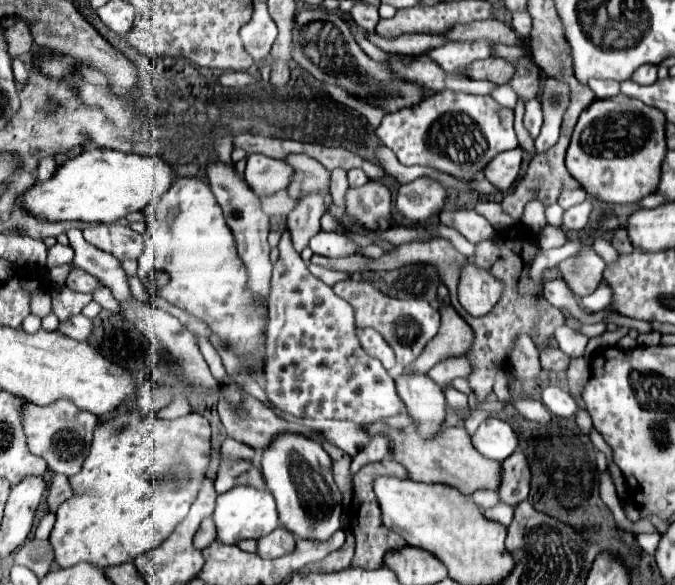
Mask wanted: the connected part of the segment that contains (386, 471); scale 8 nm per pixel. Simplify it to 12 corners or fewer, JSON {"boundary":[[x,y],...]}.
{"boundary":[[386,458],[362,466],[350,526],[356,538],[352,566],[380,568],[388,550],[406,546],[386,530],[374,476],[408,478]]}

